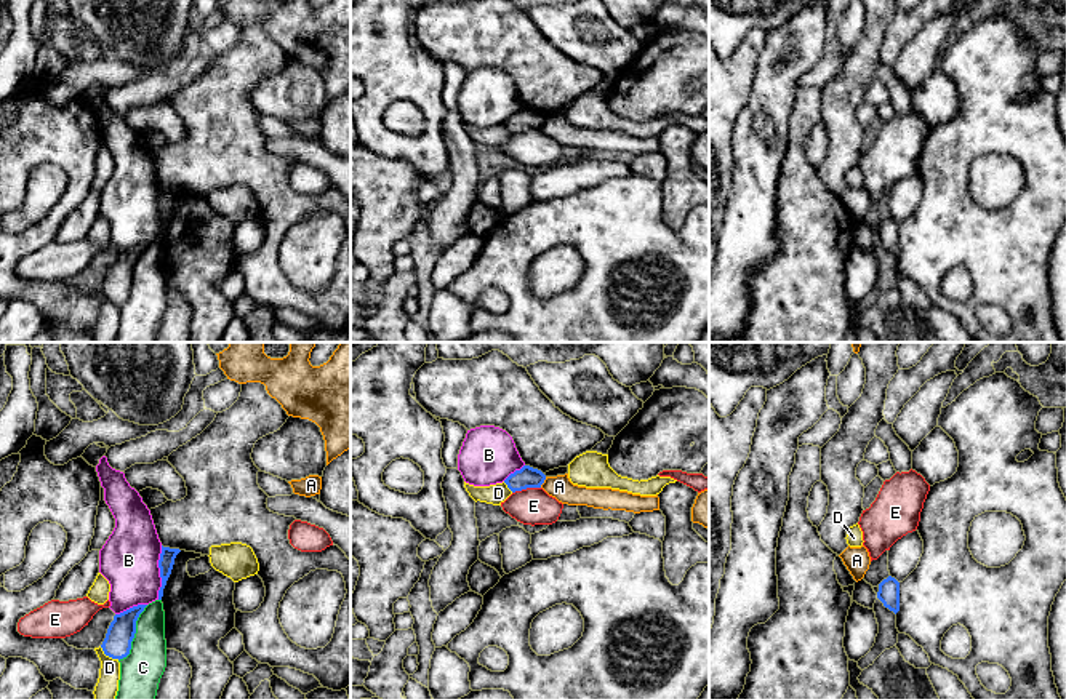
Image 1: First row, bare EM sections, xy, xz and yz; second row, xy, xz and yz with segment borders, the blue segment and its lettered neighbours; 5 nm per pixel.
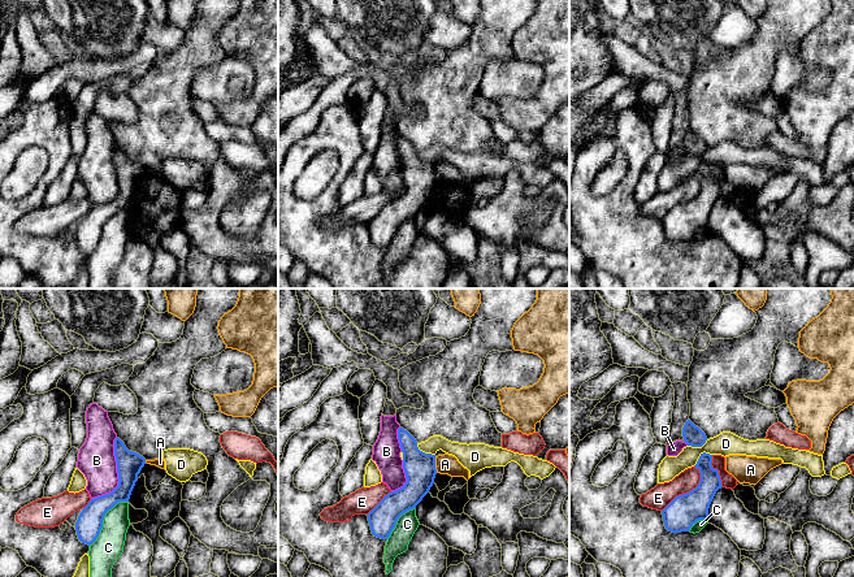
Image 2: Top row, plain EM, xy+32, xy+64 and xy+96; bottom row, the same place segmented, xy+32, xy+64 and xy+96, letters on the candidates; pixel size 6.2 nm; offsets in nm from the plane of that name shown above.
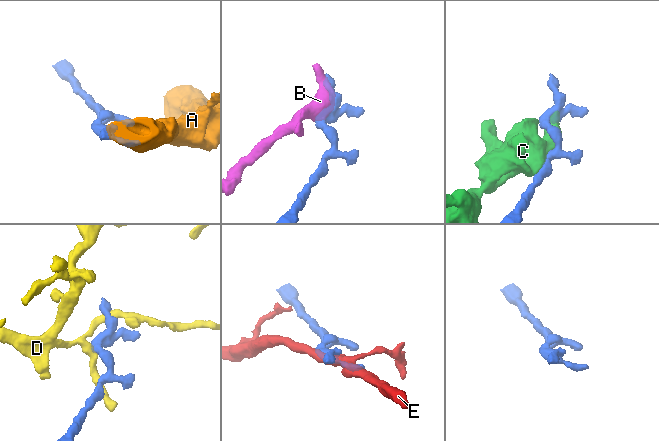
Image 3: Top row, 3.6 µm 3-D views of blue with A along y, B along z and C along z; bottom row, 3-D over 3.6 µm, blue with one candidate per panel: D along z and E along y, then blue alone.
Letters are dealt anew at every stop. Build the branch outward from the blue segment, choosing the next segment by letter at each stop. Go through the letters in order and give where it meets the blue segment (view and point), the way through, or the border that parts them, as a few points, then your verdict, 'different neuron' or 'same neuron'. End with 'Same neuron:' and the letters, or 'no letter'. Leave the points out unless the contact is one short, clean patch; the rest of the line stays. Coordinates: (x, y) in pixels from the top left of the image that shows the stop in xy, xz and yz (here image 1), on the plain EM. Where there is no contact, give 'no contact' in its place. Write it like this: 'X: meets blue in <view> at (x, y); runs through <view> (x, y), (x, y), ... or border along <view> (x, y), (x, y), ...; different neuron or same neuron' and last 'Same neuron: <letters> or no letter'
A: meets blue in xz at (543, 123); border along xz (546, 119), (540, 128); different neuron
B: meets blue in xy at (160, 215); different neuron
C: meets blue in xy at (135, 274); different neuron
D: meets blue in xy at (109, 298); different neuron
E: meets blue in xz at (525, 130); different neuron
Same neuron: no letter

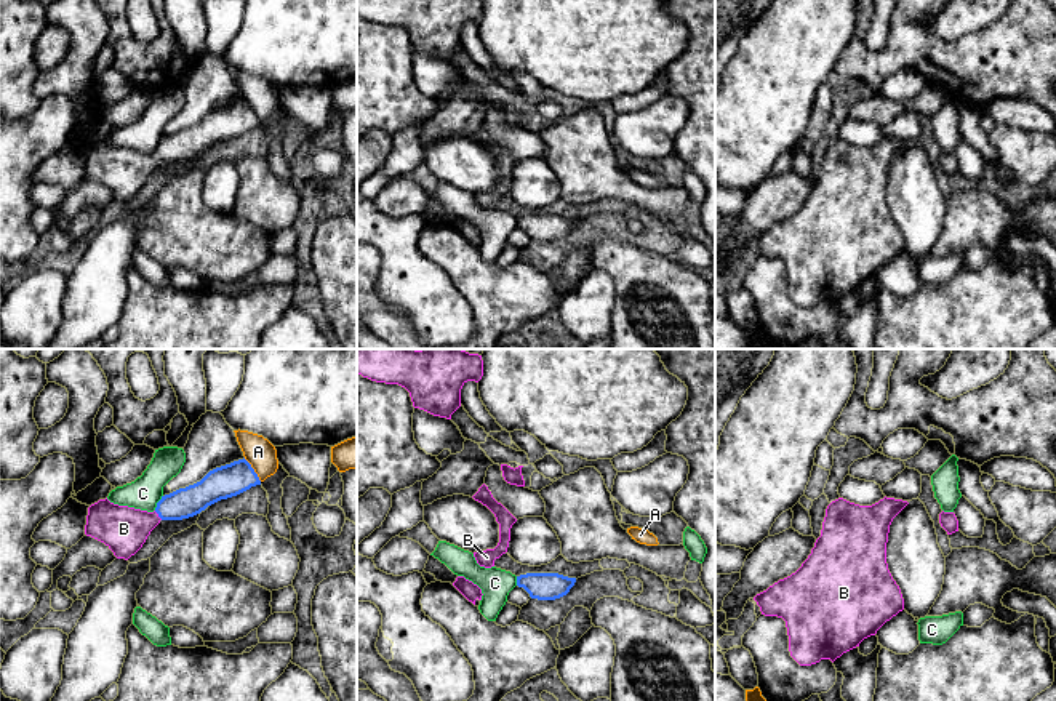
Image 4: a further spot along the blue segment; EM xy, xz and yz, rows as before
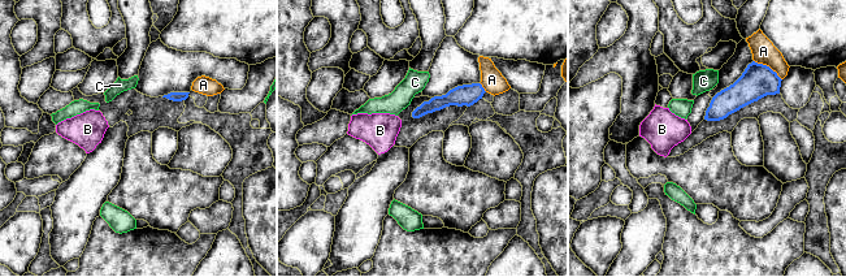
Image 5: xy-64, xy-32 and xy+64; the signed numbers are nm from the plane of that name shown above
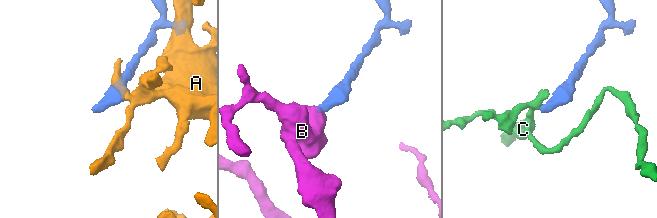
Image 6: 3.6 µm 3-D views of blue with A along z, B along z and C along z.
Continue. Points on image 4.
A: meets blue in xy at (253, 111); border along xy (244, 100), (261, 122); different neuron
B: meets blue in xy at (159, 157); runs through xy (184, 144), (172, 148), (159, 157), (124, 170); same neuron
C: meets blue in xy at (157, 144); border along xy (162, 136), (154, 151); different neuron
Same neuron: B

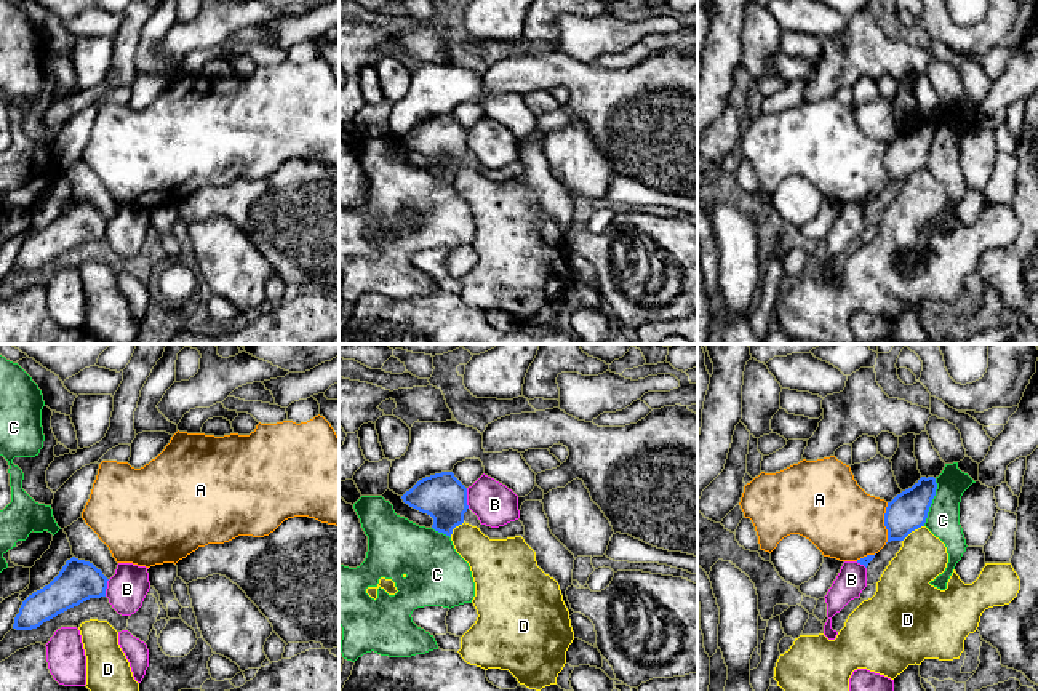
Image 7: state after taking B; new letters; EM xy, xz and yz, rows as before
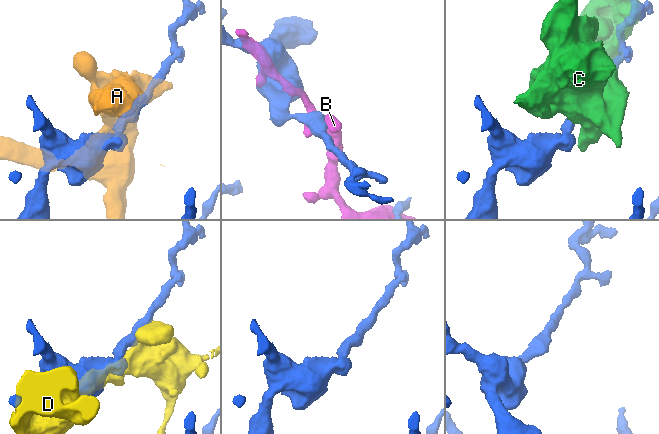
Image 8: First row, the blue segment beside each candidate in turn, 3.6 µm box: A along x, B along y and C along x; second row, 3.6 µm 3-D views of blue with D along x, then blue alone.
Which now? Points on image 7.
A: meets blue in yz at (885, 165); different neuron
B: meets blue in xz at (466, 139); different neuron
C: meets blue in yz at (931, 144); different neuron
D: meets blue in yz at (912, 171); different neuron
Same neuron: no letter

